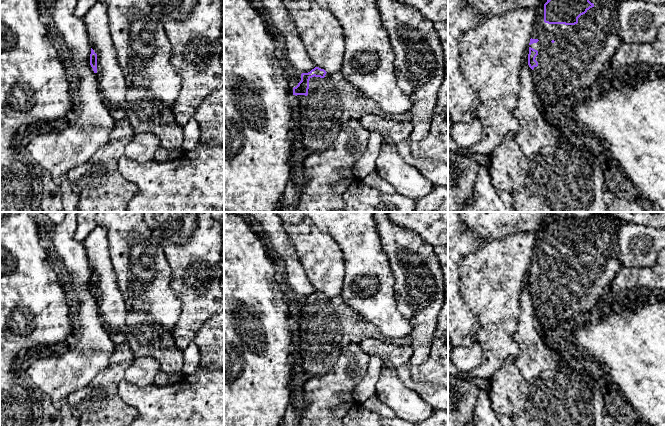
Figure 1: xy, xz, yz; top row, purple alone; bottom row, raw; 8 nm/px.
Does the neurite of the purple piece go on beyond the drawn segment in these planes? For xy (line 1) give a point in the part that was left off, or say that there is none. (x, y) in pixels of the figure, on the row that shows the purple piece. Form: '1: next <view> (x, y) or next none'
1: next none

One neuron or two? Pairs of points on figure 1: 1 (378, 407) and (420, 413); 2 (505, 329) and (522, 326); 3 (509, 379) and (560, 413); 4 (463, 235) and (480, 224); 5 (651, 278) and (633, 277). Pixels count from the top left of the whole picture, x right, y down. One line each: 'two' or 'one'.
1: two
2: two
3: one
4: two
5: one

